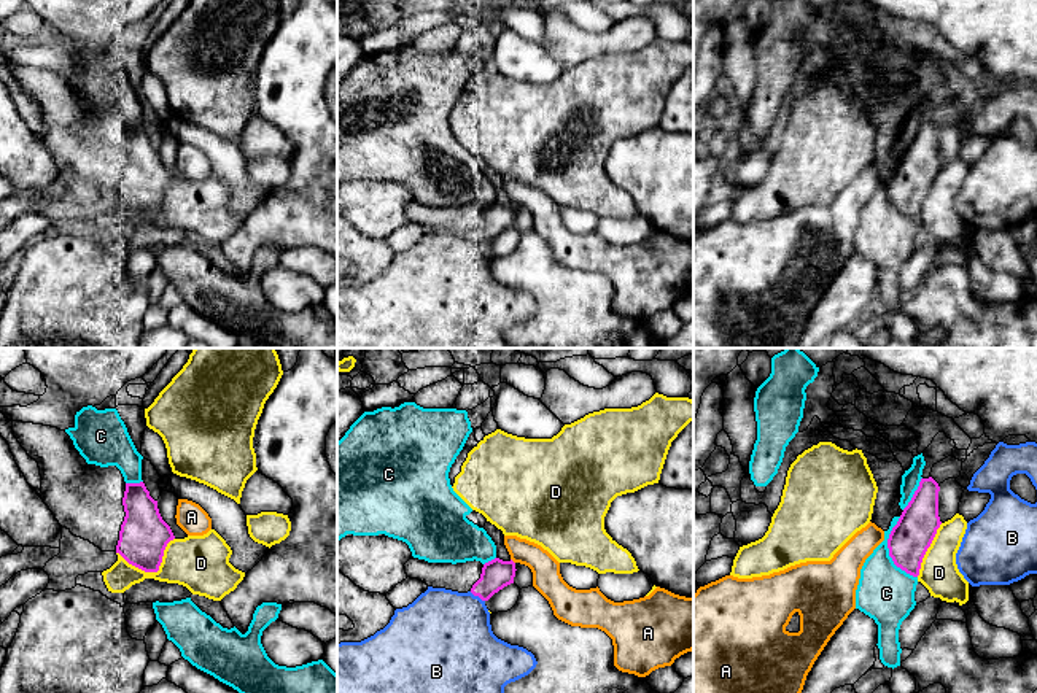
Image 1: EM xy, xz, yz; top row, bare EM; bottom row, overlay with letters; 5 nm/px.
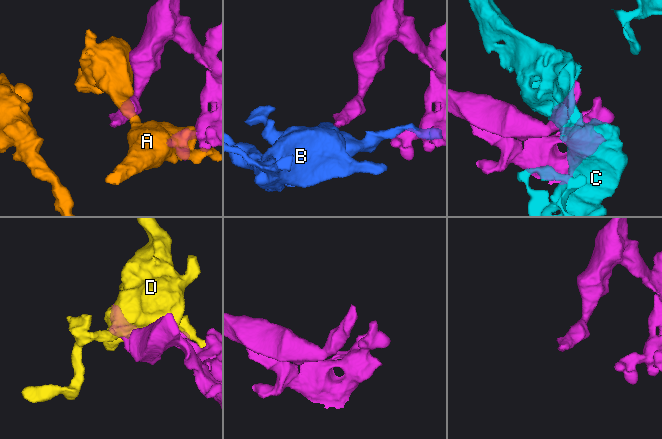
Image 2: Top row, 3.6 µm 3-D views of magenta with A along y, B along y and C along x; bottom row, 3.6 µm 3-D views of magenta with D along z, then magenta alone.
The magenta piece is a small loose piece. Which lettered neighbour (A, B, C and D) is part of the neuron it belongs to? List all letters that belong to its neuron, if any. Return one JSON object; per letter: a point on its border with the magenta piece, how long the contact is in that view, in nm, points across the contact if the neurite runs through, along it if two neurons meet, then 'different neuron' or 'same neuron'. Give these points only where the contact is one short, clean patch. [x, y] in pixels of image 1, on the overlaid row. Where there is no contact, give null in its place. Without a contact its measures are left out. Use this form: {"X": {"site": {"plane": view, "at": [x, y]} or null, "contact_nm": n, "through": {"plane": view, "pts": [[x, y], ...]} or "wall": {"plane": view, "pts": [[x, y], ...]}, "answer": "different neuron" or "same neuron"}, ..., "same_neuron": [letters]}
{"A": {"site": {"plane": "xz", "at": [512, 561]}, "contact_nm": 40, "answer": "different neuron"}, "B": {"site": {"plane": "xz", "at": [477, 595]}, "contact_nm": 90, "answer": "different neuron"}, "C": {"site": {"plane": "yz", "at": [889, 552]}, "contact_nm": 320, "answer": "different neuron"}, "D": {"site": {"plane": "xy", "at": [153, 571]}, "contact_nm": 300, "answer": "different neuron"}, "same_neuron": []}

